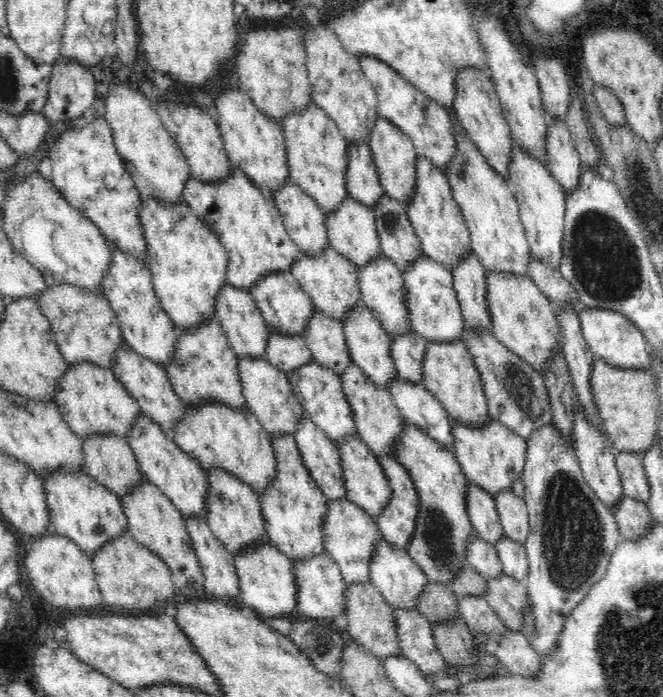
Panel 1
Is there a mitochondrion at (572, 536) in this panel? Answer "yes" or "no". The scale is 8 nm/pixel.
yes

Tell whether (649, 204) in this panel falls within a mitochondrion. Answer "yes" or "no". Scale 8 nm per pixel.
yes

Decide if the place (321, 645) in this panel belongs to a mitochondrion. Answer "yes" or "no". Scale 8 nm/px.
yes

